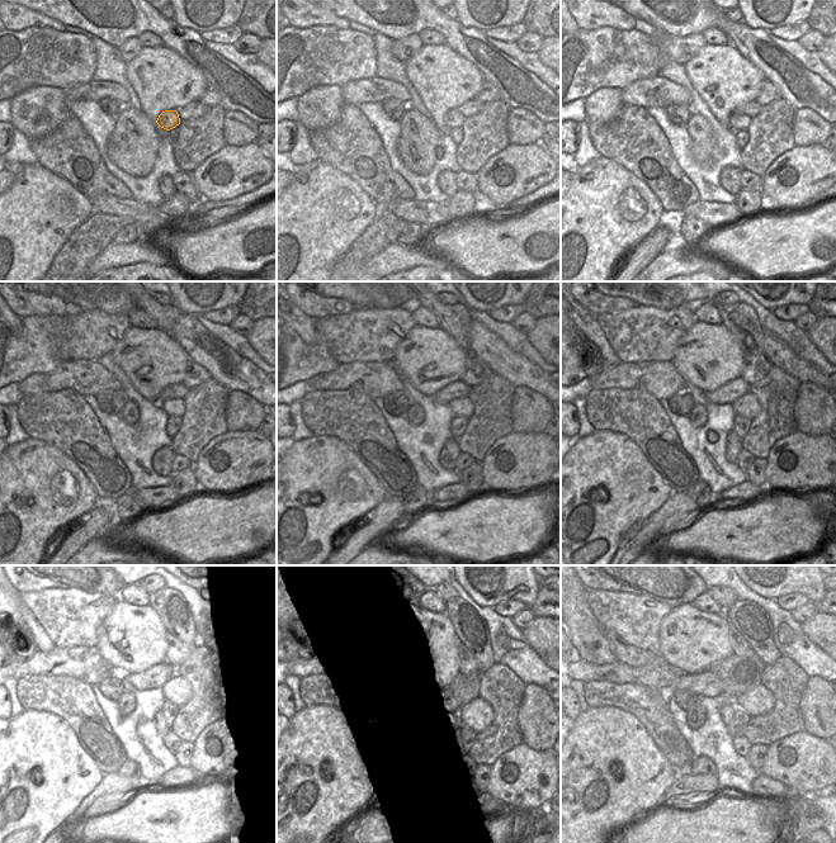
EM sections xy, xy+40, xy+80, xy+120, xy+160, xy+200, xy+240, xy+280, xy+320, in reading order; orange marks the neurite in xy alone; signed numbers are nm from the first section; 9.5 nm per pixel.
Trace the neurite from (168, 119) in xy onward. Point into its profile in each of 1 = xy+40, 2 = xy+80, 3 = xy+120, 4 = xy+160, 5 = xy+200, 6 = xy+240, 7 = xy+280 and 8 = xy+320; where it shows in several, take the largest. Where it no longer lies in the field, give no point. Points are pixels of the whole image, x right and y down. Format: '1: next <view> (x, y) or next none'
1: next xy+40 (453, 119)
2: next xy+80 (737, 122)
3: next xy+120 (173, 407)
4: next xy+160 (462, 407)
5: next xy+200 (747, 406)
6: next xy+240 (178, 690)
7: next xy+280 (461, 692)
8: next xy+320 (756, 701)

